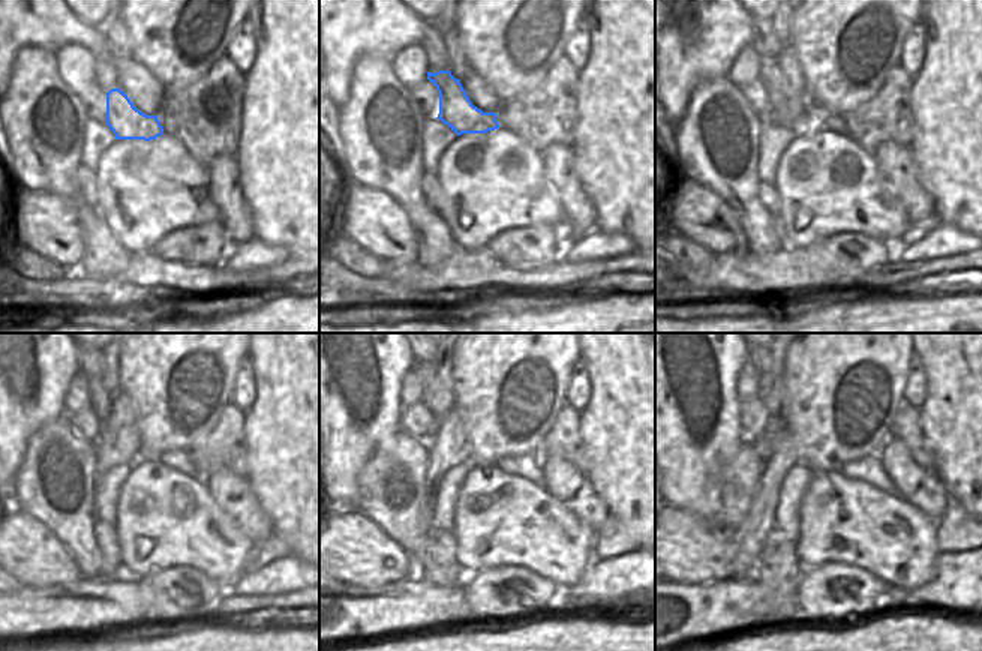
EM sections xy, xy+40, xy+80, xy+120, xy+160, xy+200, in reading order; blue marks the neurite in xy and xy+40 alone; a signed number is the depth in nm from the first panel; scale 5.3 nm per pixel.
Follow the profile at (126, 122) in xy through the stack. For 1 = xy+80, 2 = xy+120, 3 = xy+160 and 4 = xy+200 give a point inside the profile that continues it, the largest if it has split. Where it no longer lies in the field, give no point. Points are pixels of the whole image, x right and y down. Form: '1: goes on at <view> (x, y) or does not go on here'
1: goes on at xy+80 (771, 75)
2: goes on at xy+120 (98, 399)
3: goes on at xy+160 (425, 371)
4: goes on at xy+200 (760, 363)

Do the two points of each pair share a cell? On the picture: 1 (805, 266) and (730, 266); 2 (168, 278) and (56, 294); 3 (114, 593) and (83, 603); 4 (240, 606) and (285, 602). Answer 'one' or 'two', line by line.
1: one
2: two
3: one
4: one

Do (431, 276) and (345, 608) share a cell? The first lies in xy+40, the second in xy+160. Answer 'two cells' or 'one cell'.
one cell

